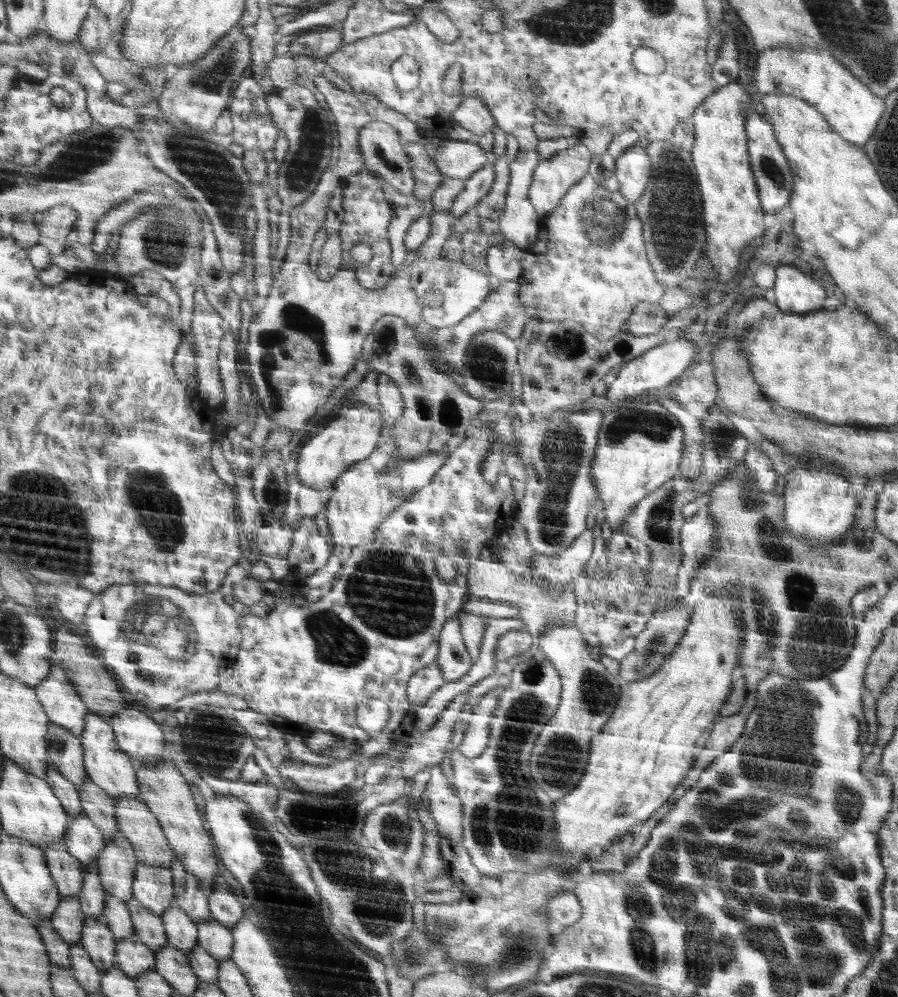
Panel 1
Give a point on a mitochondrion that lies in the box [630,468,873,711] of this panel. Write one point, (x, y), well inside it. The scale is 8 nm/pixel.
(820, 648)

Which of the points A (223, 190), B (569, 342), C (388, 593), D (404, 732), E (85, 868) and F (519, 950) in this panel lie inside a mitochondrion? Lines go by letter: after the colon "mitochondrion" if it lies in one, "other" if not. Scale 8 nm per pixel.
A: mitochondrion
B: mitochondrion
C: mitochondrion
D: other
E: other
F: mitochondrion

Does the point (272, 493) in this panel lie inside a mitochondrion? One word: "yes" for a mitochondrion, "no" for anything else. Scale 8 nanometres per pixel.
yes

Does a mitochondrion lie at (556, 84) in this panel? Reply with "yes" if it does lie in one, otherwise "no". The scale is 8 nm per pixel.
no

